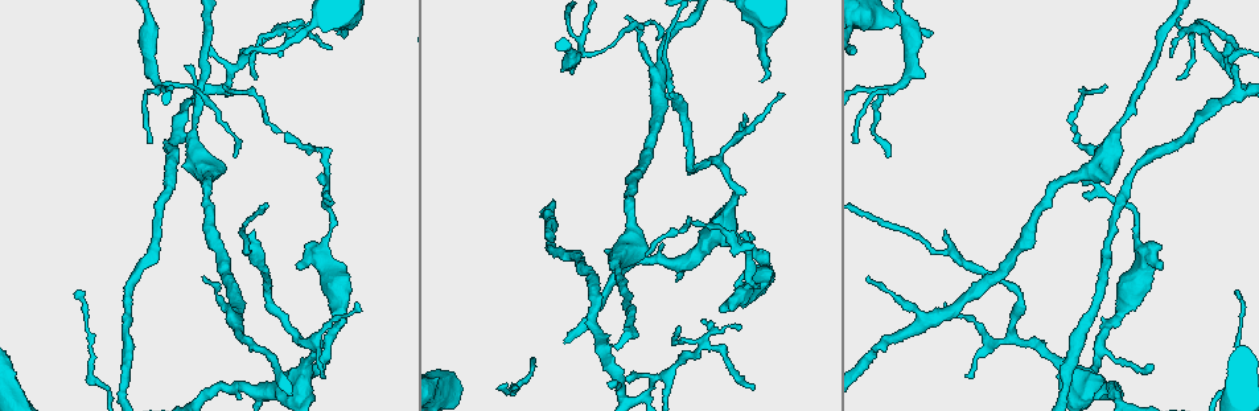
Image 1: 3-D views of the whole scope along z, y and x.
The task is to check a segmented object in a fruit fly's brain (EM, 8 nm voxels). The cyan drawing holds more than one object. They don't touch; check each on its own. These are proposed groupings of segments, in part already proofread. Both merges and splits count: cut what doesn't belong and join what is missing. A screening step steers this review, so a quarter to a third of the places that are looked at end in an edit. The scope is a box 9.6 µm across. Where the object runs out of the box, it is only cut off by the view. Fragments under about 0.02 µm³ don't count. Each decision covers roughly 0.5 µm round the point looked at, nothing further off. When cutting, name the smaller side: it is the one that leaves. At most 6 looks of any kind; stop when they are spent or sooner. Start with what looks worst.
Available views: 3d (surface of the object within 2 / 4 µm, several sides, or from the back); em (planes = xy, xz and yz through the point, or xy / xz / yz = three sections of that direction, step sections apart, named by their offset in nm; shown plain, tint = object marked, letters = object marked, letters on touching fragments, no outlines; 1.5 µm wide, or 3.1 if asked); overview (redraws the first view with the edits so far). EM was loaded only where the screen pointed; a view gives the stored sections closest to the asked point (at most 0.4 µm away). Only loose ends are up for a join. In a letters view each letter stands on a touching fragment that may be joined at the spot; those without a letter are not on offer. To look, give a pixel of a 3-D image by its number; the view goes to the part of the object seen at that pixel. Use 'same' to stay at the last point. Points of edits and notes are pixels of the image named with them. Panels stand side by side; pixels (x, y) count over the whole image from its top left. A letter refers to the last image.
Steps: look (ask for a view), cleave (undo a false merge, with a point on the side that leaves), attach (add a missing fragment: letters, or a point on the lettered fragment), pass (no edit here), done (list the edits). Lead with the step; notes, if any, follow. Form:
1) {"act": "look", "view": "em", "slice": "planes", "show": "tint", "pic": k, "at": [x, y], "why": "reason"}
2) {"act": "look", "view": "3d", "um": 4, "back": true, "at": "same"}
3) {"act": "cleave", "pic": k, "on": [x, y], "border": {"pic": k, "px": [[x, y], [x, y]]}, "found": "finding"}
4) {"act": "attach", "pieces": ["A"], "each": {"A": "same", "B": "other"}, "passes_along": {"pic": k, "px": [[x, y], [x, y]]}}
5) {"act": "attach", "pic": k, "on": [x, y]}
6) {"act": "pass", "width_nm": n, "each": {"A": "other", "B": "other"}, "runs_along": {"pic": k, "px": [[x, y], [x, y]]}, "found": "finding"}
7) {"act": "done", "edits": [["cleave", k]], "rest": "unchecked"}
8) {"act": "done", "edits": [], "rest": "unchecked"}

{"act": "look", "view": "3d", "um": 2, "pic": 1, "at": [674, 96], "why": "tapers out"}

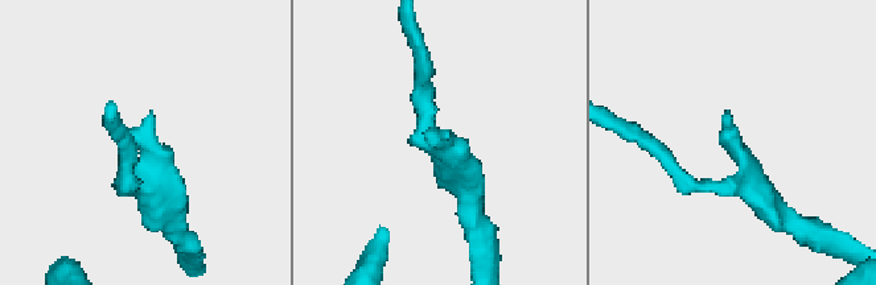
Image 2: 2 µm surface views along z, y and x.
{"act": "look", "view": "em", "slice": "planes", "show": "letters", "pic": 2, "at": [725, 113]}

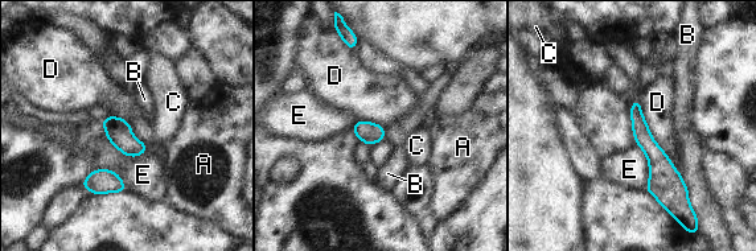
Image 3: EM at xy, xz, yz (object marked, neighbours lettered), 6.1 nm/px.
{"act": "pass", "each": {"A": "other", "B": "other", "C": "other", "D": "other", "E": "other"}, "border": {"pic": 3, "px": [[640, 101], [648, 130], [666, 155]]}, "found": "none of them fits"}

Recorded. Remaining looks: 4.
{"act": "look", "view": "em", "slice": "planes", "show": "letters", "pic": 1, "at": [755, 387], "why": "thin end"}

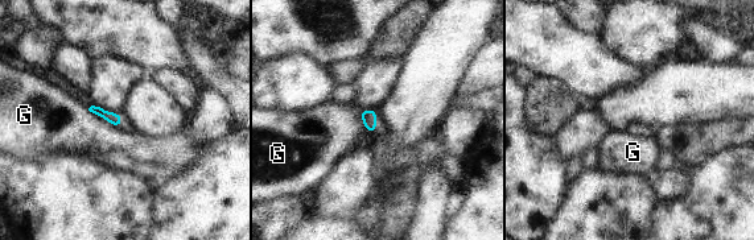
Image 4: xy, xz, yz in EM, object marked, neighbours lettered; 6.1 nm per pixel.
{"act": "pass", "width_nm": 80, "each": {"G": "other"}, "found": "none of them fits"}

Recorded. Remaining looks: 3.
{"act": "look", "view": "3d", "um": 4, "pic": 1, "at": [354, 304], "why": "thin end"}

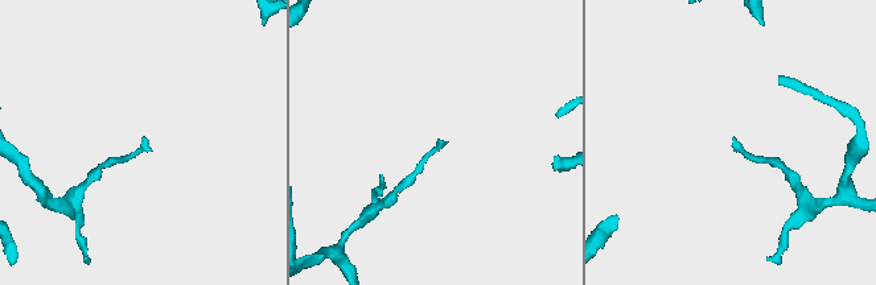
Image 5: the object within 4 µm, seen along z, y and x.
{"act": "look", "view": "em", "slice": "planes", "show": "letters", "pic": 5, "at": [144, 141], "why": "need the tissue"}

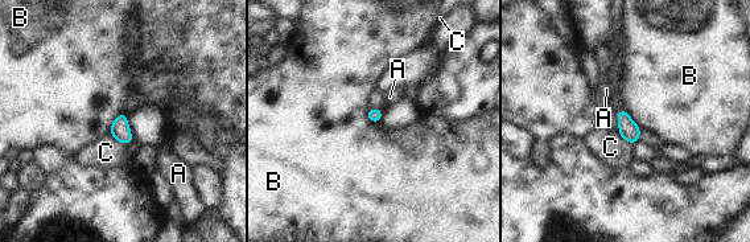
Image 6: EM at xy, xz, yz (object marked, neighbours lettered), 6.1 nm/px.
{"act": "pass", "each": {"A": "other", "B": "other", "C": "other"}, "border": {"pic": 6, "px": [[126, 113], [114, 119], [108, 132]]}, "found": "none of them fits"}

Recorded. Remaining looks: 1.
{"act": "done", "edits": [], "rest": "unchecked"}

